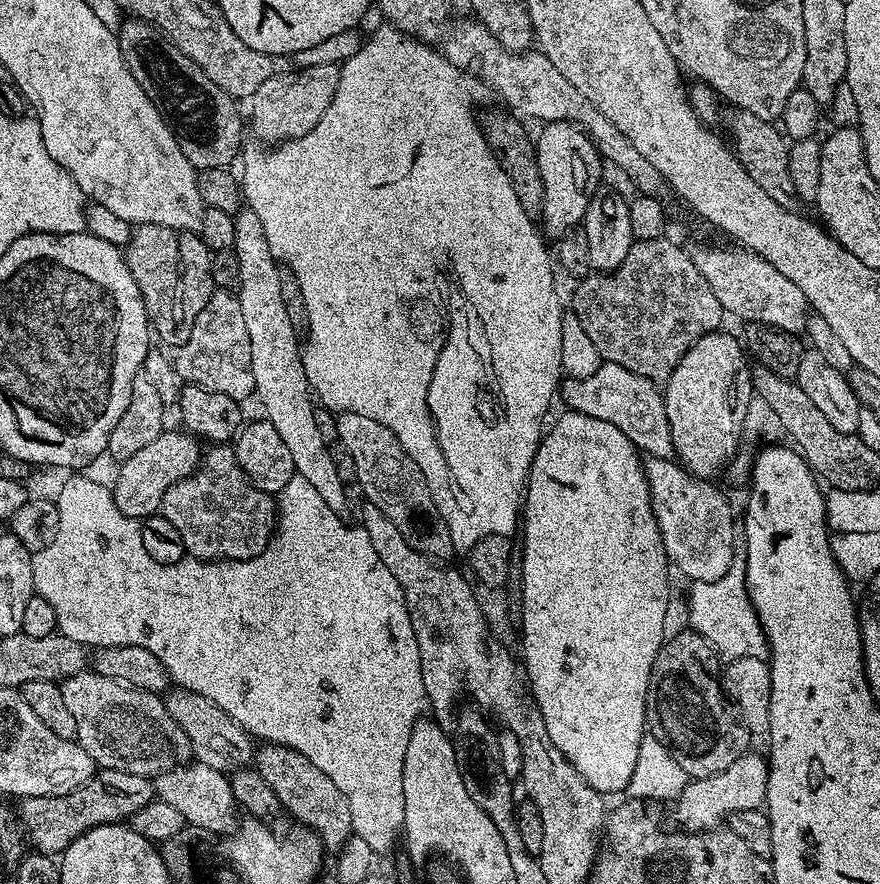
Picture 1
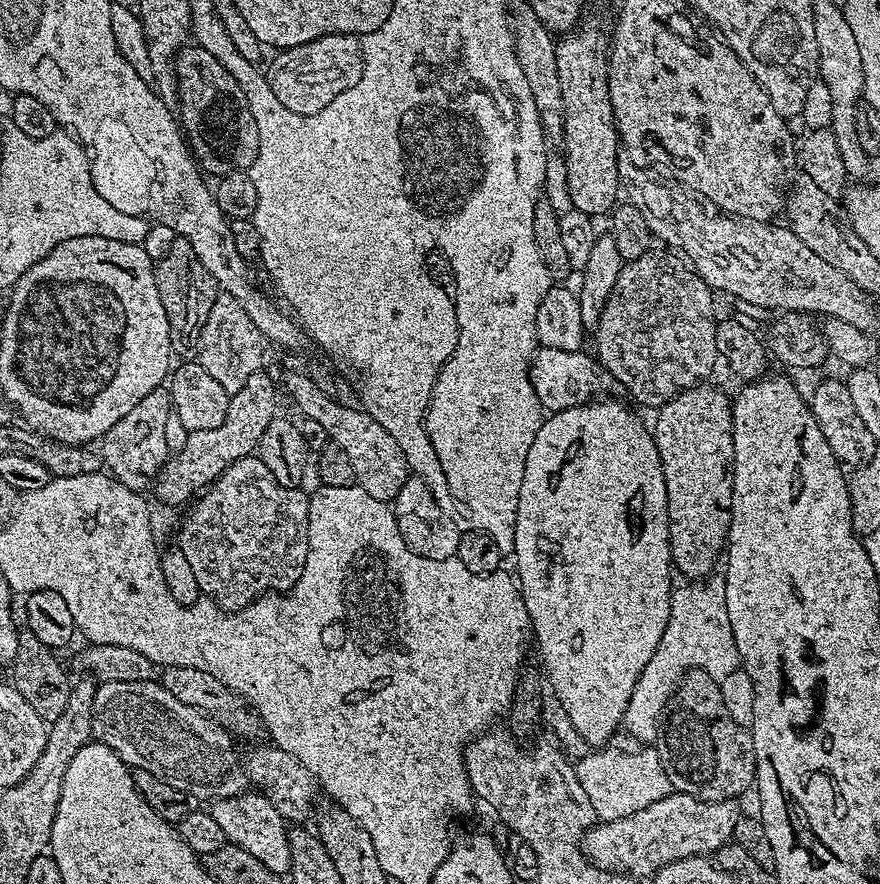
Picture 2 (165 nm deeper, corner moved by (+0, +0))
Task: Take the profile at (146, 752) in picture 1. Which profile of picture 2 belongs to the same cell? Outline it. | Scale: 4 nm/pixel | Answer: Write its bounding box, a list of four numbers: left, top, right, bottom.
[92,680,249,802]

